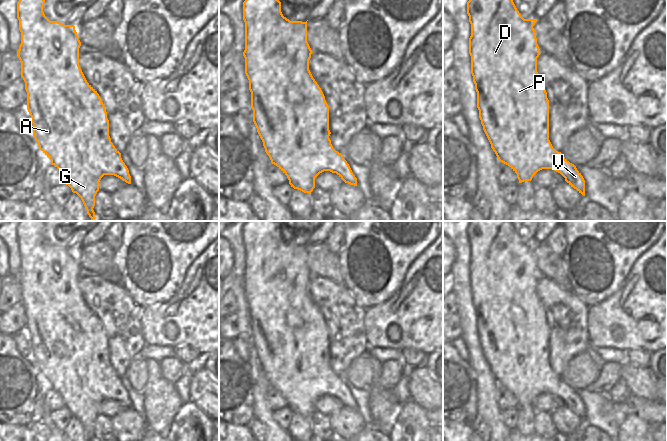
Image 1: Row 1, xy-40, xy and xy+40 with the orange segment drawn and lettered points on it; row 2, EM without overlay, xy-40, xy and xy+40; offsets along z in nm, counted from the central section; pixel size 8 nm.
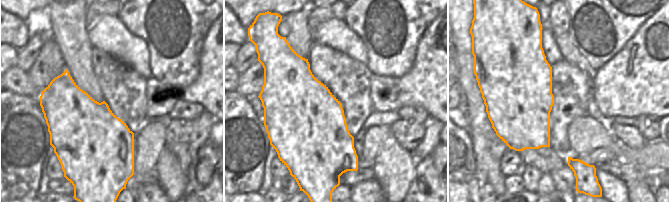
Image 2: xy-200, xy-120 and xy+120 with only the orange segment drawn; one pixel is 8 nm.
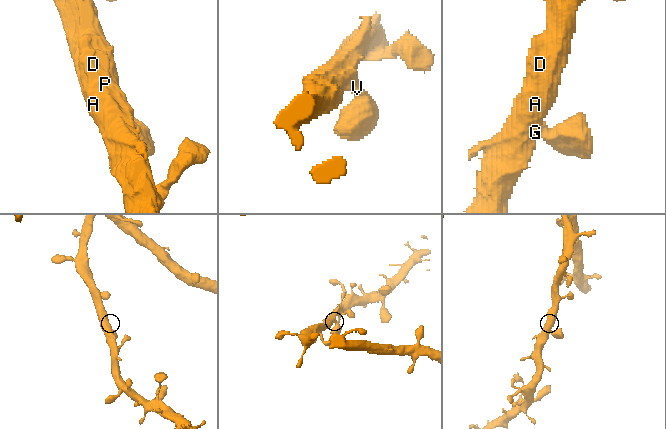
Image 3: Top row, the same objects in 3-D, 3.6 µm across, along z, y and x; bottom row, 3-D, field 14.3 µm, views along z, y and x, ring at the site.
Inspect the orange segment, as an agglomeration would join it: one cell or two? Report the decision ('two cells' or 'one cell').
one cell

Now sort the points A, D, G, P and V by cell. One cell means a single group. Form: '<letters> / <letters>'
A D G P V

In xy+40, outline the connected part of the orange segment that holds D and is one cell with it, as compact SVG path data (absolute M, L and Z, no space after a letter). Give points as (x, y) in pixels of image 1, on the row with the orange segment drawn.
M469 0L467 14L471 24L469 38L471 74L477 92L479 118L498 160L517 174L519 183L531 181L542 169L552 169L560 173L571 187L585 196L583 176L574 164L553 148L549 140L549 100L543 80L537 72L537 58L541 54L533 28L537 19L524 19L513 0Z

